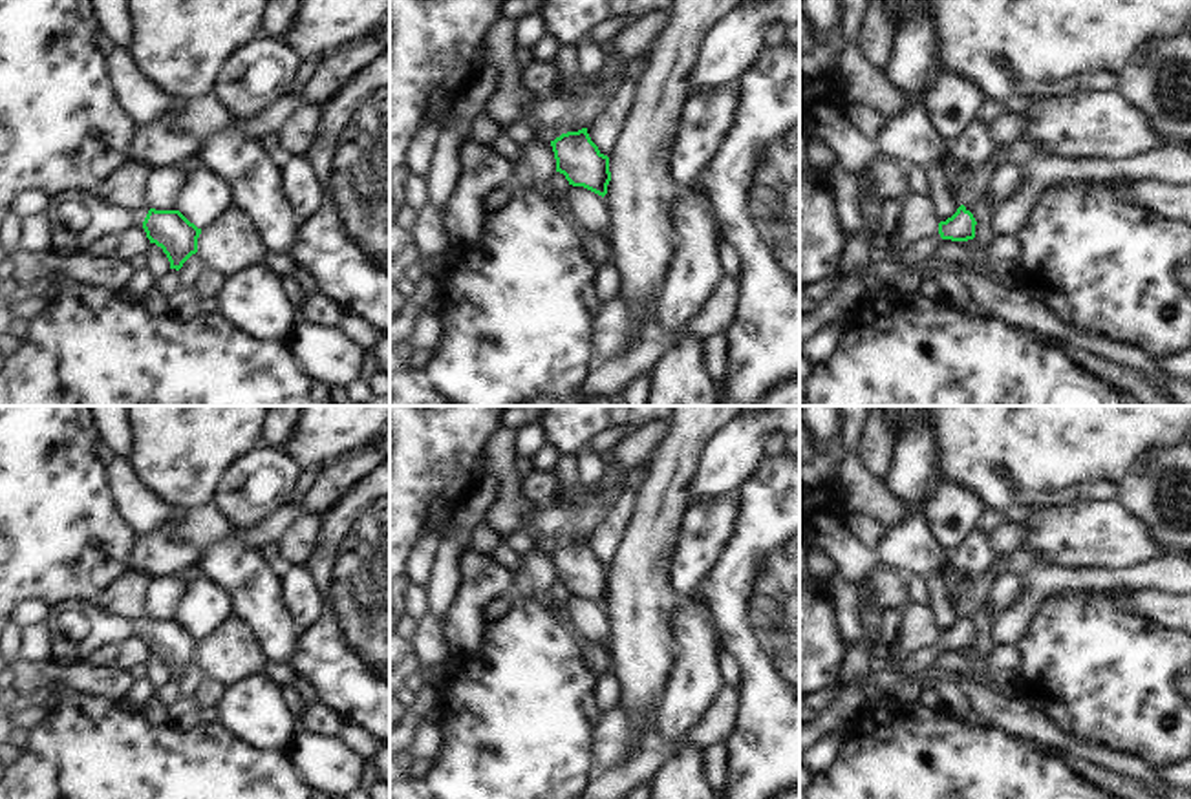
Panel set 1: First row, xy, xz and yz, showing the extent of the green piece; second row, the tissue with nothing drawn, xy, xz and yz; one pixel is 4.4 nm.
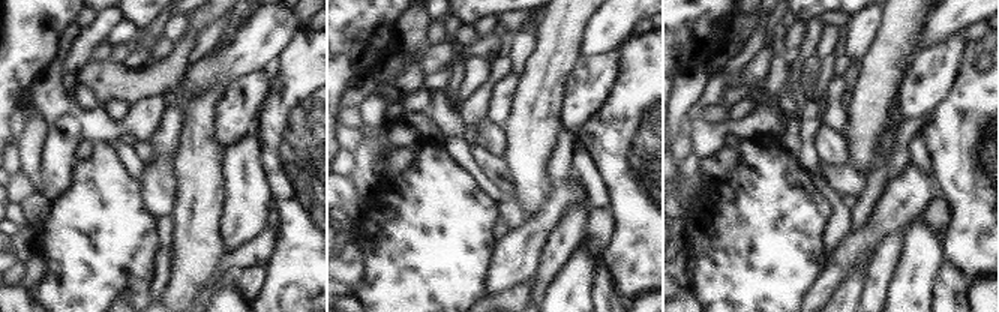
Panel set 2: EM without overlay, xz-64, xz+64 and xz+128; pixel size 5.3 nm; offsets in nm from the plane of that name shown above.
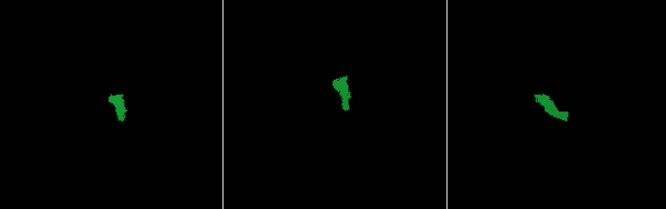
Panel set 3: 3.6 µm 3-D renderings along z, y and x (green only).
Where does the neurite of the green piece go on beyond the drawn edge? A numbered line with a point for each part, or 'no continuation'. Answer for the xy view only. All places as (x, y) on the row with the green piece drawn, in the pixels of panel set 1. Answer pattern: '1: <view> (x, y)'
1: xy (79, 218)

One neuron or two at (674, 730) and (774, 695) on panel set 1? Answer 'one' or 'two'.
two

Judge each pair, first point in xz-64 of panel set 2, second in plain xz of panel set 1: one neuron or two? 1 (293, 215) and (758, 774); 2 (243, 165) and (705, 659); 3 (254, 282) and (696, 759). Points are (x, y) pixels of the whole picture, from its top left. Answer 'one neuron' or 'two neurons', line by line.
1: one neuron
2: one neuron
3: two neurons

